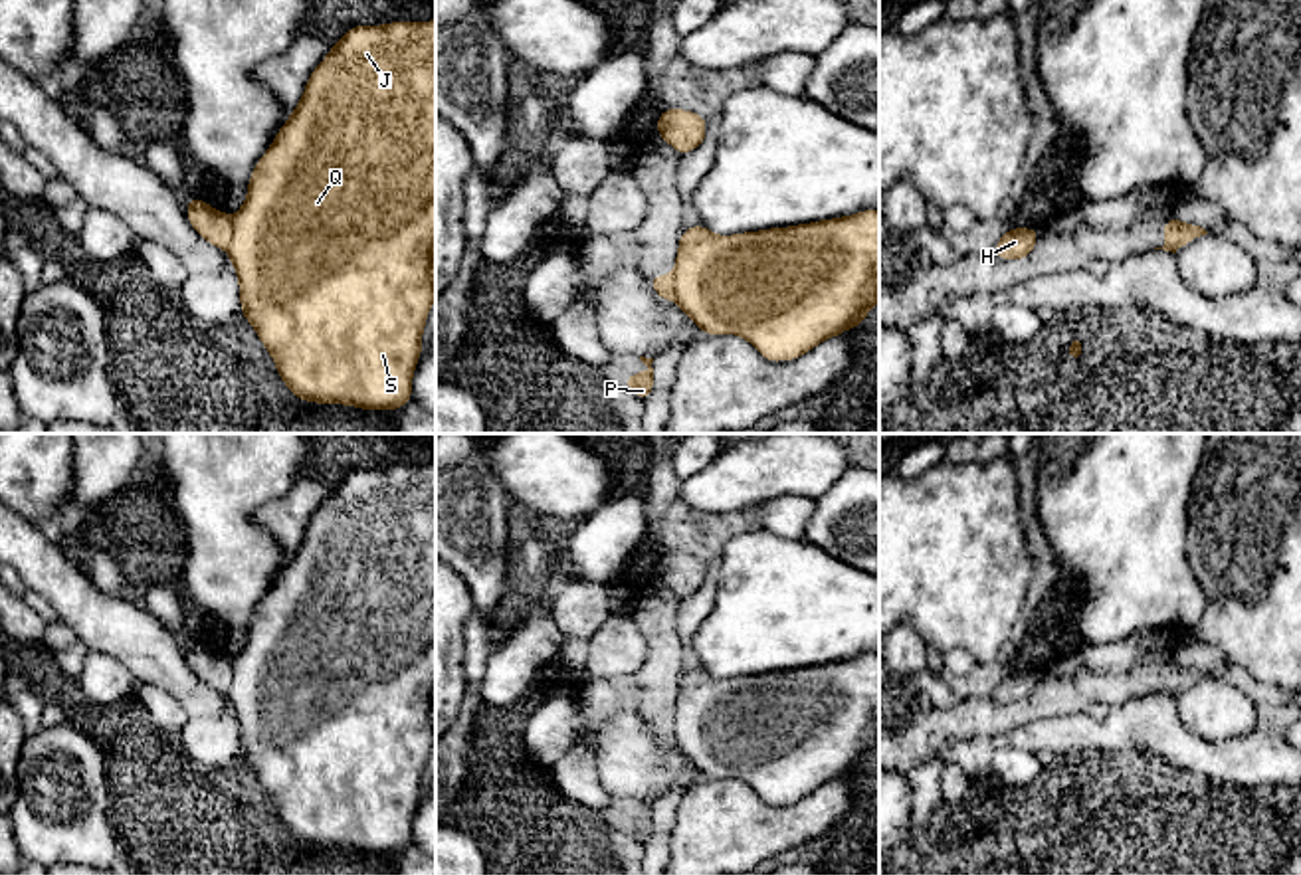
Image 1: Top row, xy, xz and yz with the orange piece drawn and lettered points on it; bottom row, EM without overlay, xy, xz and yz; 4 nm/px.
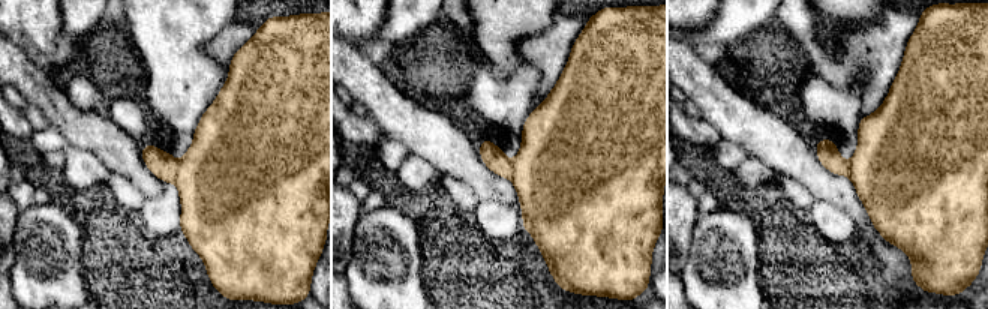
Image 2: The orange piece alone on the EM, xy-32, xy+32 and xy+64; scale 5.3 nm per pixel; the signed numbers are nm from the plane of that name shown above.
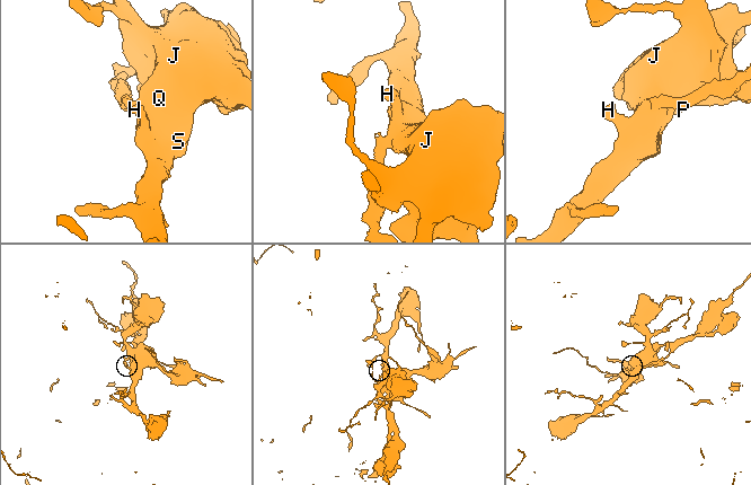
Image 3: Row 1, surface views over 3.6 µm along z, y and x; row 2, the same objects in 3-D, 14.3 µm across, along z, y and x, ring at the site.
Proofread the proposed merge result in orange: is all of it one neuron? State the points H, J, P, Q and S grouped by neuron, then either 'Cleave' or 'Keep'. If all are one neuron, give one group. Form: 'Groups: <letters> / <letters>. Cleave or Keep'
Groups: H J Q S / P. Cleave

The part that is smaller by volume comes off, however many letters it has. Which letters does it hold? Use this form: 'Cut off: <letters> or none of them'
Cut off: P

